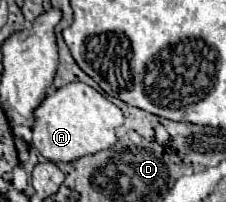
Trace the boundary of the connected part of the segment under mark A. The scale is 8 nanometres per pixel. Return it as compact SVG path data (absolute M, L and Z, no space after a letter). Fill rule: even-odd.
M67 84L41 102L35 110L33 146L51 162L75 162L87 154L111 148L117 142L115 128L123 124L123 112L87 84Z

